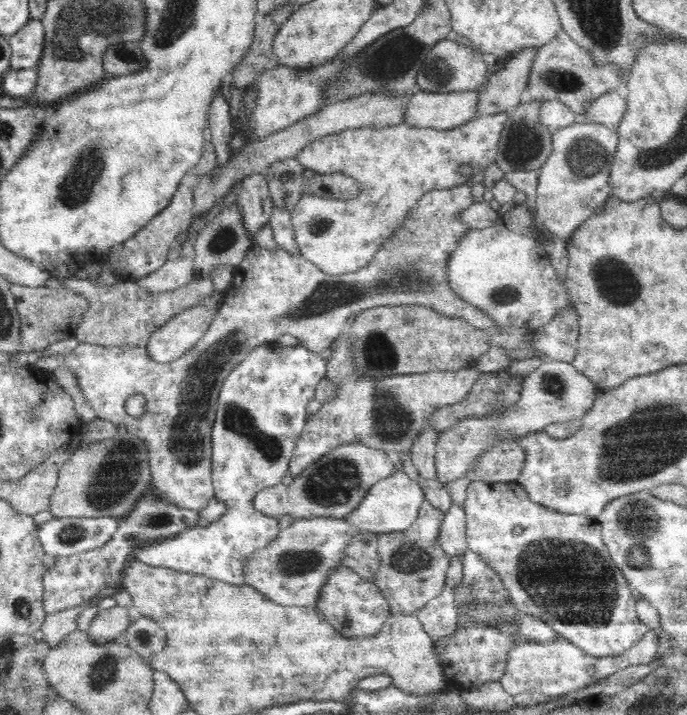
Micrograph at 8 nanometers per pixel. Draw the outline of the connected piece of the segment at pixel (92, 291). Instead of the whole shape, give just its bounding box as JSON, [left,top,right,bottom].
[61,275,216,347]

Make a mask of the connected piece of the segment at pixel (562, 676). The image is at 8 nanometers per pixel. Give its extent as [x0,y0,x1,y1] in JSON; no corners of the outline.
[501,629,659,697]

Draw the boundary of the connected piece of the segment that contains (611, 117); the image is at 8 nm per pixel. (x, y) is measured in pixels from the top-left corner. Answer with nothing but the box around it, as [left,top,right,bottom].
[576,90,627,127]

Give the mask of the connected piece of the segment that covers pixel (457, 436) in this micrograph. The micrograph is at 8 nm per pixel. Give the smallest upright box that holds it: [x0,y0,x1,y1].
[434,360,598,486]

